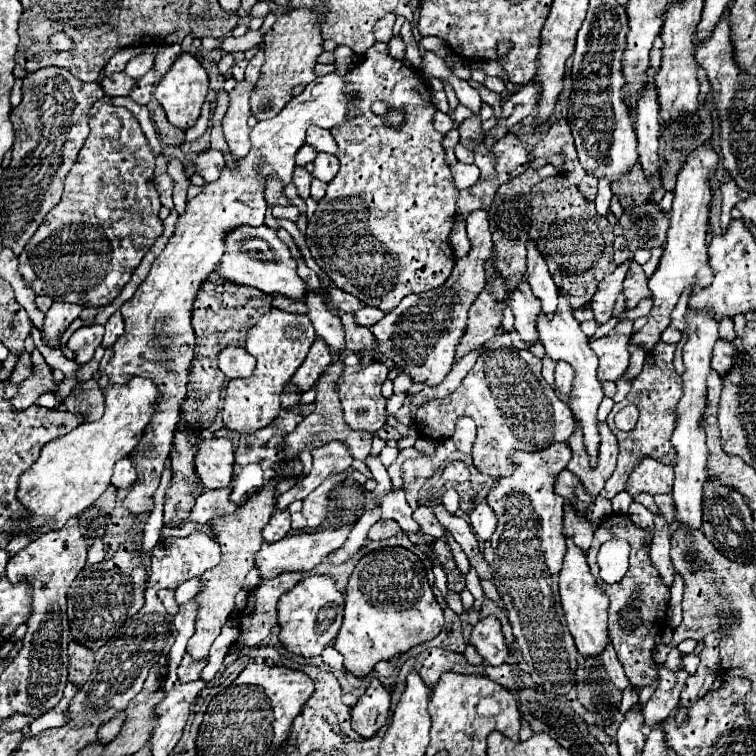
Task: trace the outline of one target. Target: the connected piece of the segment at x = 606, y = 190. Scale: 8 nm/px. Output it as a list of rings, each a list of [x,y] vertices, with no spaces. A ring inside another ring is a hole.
[[[599,178],[599,194],[597,194],[597,200],[595,200],[599,214],[603,214],[603,216],[607,214],[611,196],[613,196],[613,194],[611,194],[611,182],[609,182],[607,178]]]

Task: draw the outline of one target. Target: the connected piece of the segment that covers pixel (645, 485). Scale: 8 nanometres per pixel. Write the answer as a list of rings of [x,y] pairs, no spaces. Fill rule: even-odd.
[[[641,458],[639,464],[631,470],[625,490],[635,496],[639,492],[661,494],[671,492],[673,486],[673,466],[665,466],[655,458]]]

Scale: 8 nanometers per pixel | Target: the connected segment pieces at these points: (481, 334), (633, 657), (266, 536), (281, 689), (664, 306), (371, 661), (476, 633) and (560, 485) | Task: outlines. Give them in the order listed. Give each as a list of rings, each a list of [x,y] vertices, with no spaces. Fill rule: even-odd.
[[[483,290],[469,308],[467,330],[461,338],[461,342],[457,344],[455,360],[461,360],[465,354],[483,346],[499,328],[501,318],[503,318],[503,304],[497,302],[495,298],[491,298],[491,294],[487,290]]]
[[[611,514],[603,524],[599,524],[599,528],[593,536],[593,544],[587,552],[591,572],[597,578],[599,576],[599,566],[597,566],[599,546],[603,542],[607,542],[609,538],[625,538],[631,544],[631,566],[629,566],[627,574],[615,584],[607,584],[599,578],[599,586],[603,588],[603,592],[611,600],[611,606],[609,606],[609,638],[615,646],[619,662],[625,668],[627,678],[631,680],[631,684],[635,688],[643,688],[643,686],[651,684],[651,680],[657,676],[657,664],[653,660],[655,636],[663,628],[667,628],[665,626],[665,620],[667,620],[665,612],[667,612],[667,606],[669,606],[669,586],[663,582],[655,564],[649,558],[649,548],[645,544],[647,534],[649,534],[649,530],[635,526],[627,514]]]
[[[275,510],[267,526],[263,528],[263,540],[265,542],[277,542],[283,536],[287,536],[291,530],[291,518],[289,510]]]
[[[247,664],[247,668],[233,680],[239,682],[239,686],[243,686],[243,682],[251,682],[251,686],[263,686],[263,690],[267,690],[267,698],[271,698],[271,714],[275,714],[275,726],[271,726],[271,734],[275,734],[275,738],[271,738],[271,746],[281,746],[289,732],[291,732],[291,724],[295,720],[295,716],[301,712],[303,704],[311,698],[315,686],[313,680],[299,670],[291,670],[287,666],[267,666],[267,664]]]
[[[705,142],[703,146],[695,148],[687,156],[687,162],[683,164],[683,168],[677,176],[667,242],[665,242],[659,266],[657,266],[655,274],[649,278],[649,288],[653,292],[653,310],[649,314],[647,324],[637,334],[631,336],[633,344],[647,346],[647,350],[653,350],[653,346],[661,338],[661,332],[669,326],[669,322],[671,322],[669,316],[671,316],[679,296],[683,294],[683,290],[689,286],[695,286],[697,282],[701,286],[709,286],[715,278],[713,268],[709,266],[707,232],[709,232],[709,212],[711,212],[711,202],[713,202],[709,180],[715,174],[717,166],[719,166],[719,154],[713,150],[711,142]]]
[[[403,546],[393,548],[377,548],[369,554],[365,554],[347,584],[347,596],[345,596],[345,618],[341,624],[341,630],[335,638],[335,648],[343,654],[345,662],[343,666],[353,672],[357,678],[367,676],[373,666],[381,660],[389,660],[397,654],[407,652],[409,648],[433,640],[443,628],[443,610],[439,602],[435,600],[435,594],[427,582],[427,570],[417,554]]]
[[[487,616],[479,620],[471,632],[469,642],[477,648],[483,660],[487,660],[491,666],[499,666],[509,658],[509,648],[505,644],[503,628],[497,616]]]
[[[563,470],[561,476],[557,476],[555,492],[563,496],[565,500],[569,500],[579,514],[583,514],[593,504],[593,496],[585,490],[581,480],[575,474],[571,474],[569,470]]]

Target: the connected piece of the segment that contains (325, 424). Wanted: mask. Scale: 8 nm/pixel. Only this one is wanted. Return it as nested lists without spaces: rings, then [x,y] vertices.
[[[333,354],[335,358],[339,360],[333,360],[325,372],[319,376],[317,384],[315,384],[315,390],[317,390],[317,398],[315,398],[315,410],[311,414],[307,414],[301,424],[291,432],[291,434],[285,434],[283,440],[285,440],[285,450],[283,450],[283,458],[289,462],[293,460],[301,450],[311,450],[315,446],[321,446],[321,444],[327,444],[331,440],[341,440],[341,442],[347,442],[349,444],[349,450],[353,454],[353,458],[359,458],[359,460],[365,460],[369,456],[369,450],[371,450],[371,440],[373,436],[369,432],[363,432],[363,430],[351,430],[351,426],[345,422],[343,418],[343,408],[341,408],[341,402],[339,402],[339,394],[337,394],[337,380],[343,376],[343,370],[345,370],[345,362],[341,360],[343,354]]]

